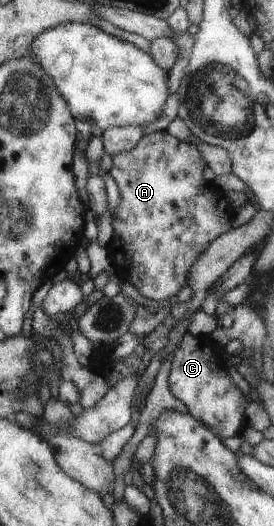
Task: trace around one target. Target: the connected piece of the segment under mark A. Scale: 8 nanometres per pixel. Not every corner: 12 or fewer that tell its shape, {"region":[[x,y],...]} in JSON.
{"region":[[194,144],[112,154],[104,248],[142,296],[176,295],[236,208]]}

